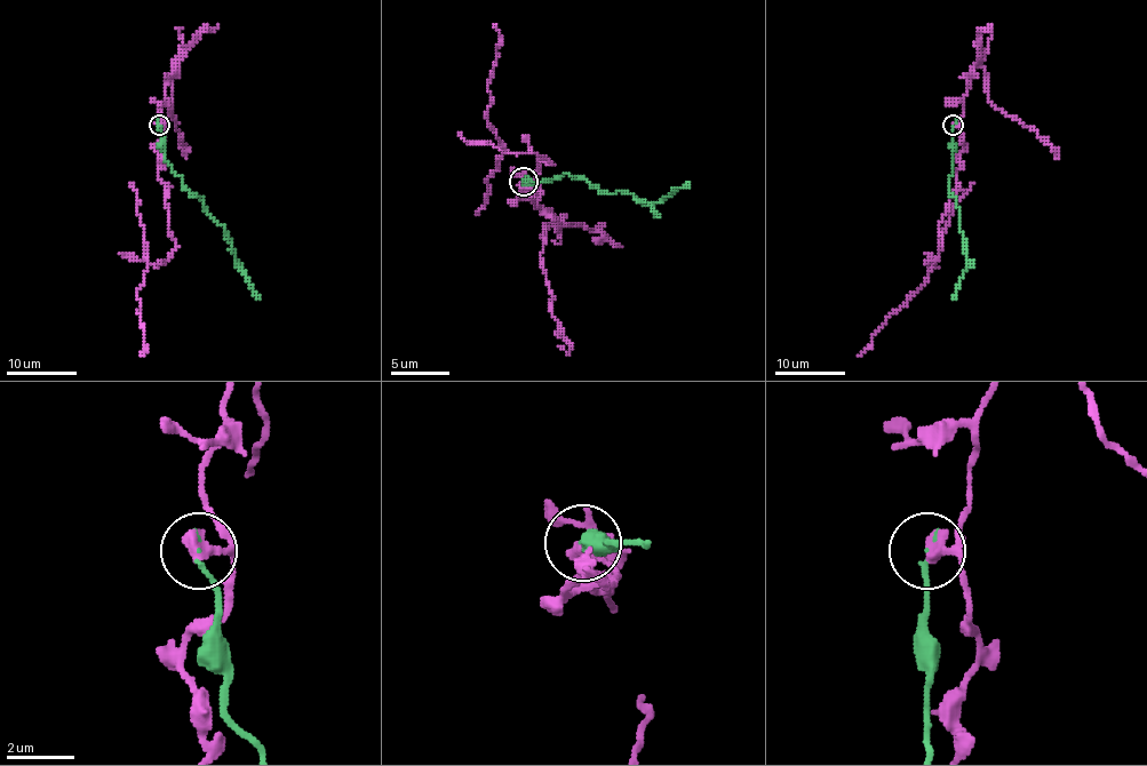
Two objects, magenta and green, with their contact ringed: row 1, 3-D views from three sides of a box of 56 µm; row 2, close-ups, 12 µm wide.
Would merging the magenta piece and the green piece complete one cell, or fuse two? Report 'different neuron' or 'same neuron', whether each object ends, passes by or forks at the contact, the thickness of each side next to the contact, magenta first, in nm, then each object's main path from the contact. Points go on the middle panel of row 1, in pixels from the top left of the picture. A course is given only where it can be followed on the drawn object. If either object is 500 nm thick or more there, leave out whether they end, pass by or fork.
different neuron | magenta ends | green ends | 460/120 nm | magenta via (523, 182), (534, 193), (519, 199), (540, 159), (551, 161), (508, 150), (487, 120), (493, 24) | green via (523, 182), (551, 182), (564, 173), (581, 176), (602, 193), (630, 193), (651, 206), (675, 188), (690, 185)

